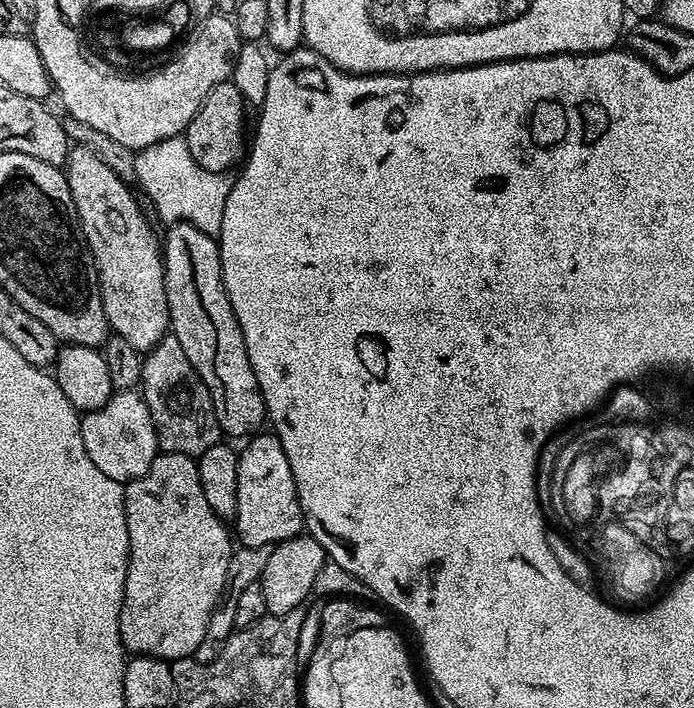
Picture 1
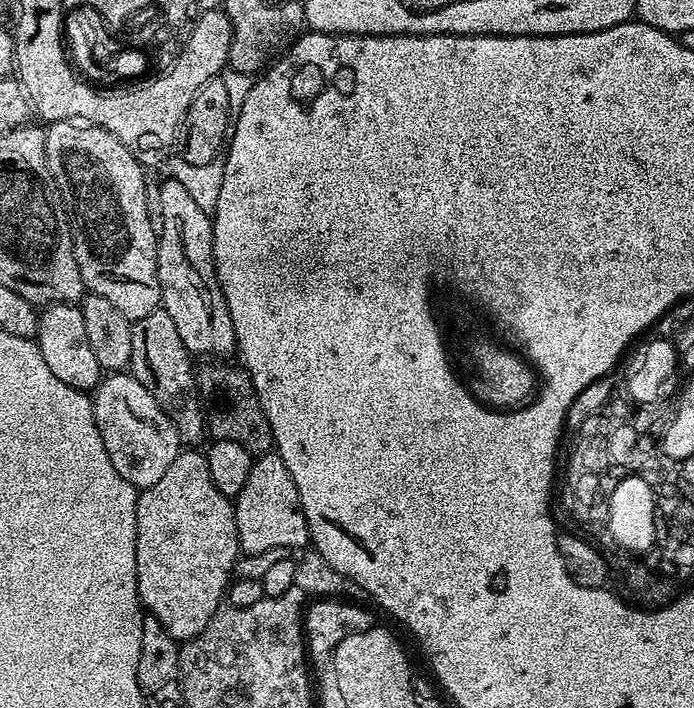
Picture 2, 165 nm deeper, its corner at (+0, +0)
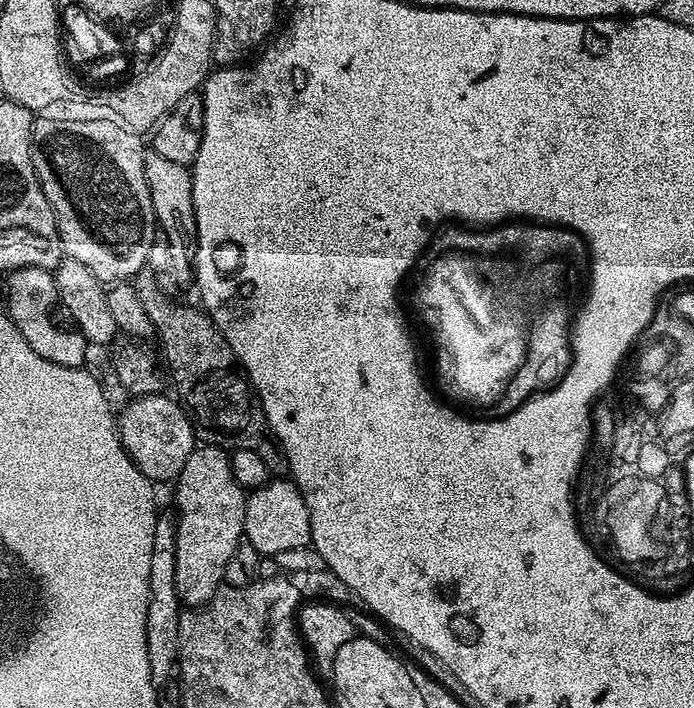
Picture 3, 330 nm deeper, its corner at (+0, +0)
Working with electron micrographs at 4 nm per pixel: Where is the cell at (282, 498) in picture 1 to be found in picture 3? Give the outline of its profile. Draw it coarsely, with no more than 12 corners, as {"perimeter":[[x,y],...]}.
{"perimeter":[[272,478],[244,501],[243,539],[260,556],[312,543],[295,484]]}

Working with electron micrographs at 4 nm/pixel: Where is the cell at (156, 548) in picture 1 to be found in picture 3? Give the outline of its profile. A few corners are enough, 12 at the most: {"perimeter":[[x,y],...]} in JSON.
{"perimeter":[[196,446],[176,486],[181,605],[207,606],[244,534],[229,453]]}

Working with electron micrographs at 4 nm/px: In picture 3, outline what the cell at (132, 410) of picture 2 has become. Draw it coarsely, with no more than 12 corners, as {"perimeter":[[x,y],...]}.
{"perimeter":[[173,397],[131,399],[117,419],[153,482],[176,479],[196,447]]}

